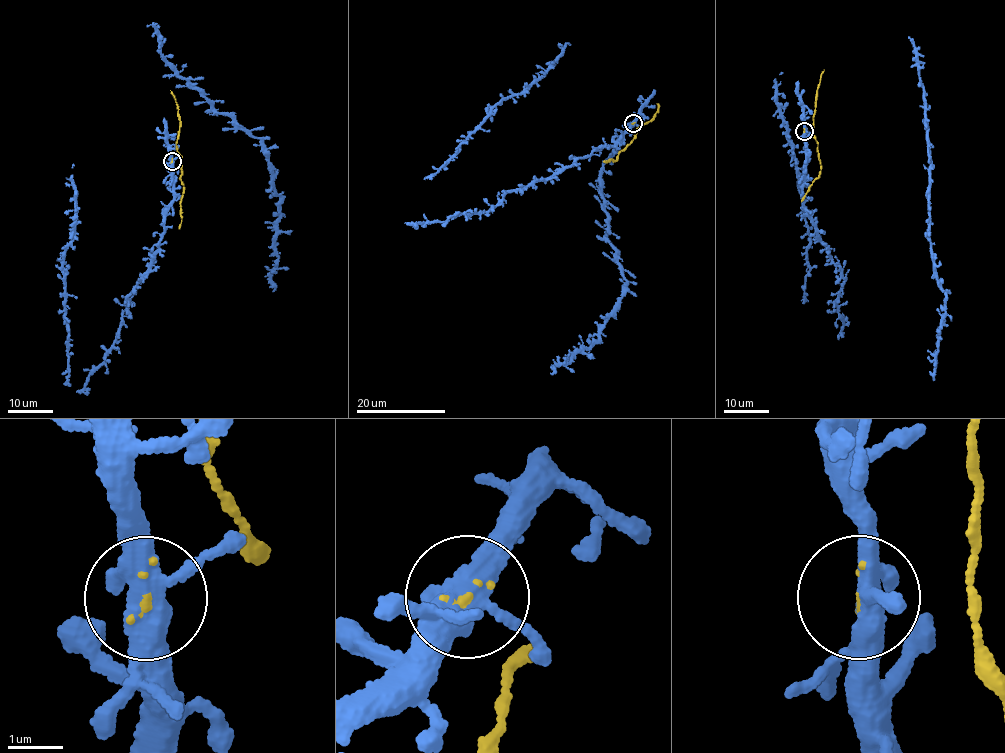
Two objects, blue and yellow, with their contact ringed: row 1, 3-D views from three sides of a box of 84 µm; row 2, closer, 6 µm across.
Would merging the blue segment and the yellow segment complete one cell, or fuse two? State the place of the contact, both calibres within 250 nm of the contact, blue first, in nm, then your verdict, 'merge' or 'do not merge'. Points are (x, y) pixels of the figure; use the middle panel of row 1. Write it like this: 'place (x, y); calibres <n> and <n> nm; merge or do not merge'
place (633, 123); calibres 400 and 70 nm; merge

